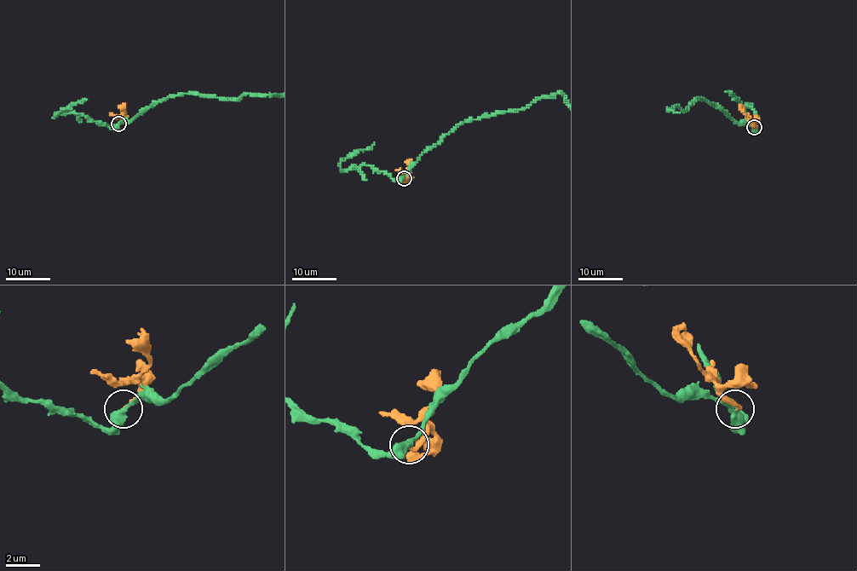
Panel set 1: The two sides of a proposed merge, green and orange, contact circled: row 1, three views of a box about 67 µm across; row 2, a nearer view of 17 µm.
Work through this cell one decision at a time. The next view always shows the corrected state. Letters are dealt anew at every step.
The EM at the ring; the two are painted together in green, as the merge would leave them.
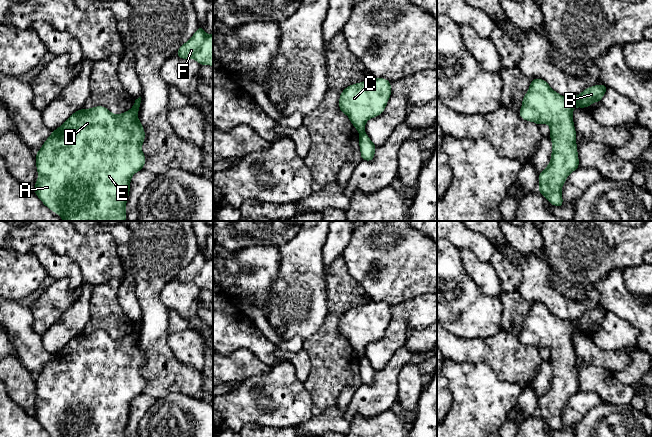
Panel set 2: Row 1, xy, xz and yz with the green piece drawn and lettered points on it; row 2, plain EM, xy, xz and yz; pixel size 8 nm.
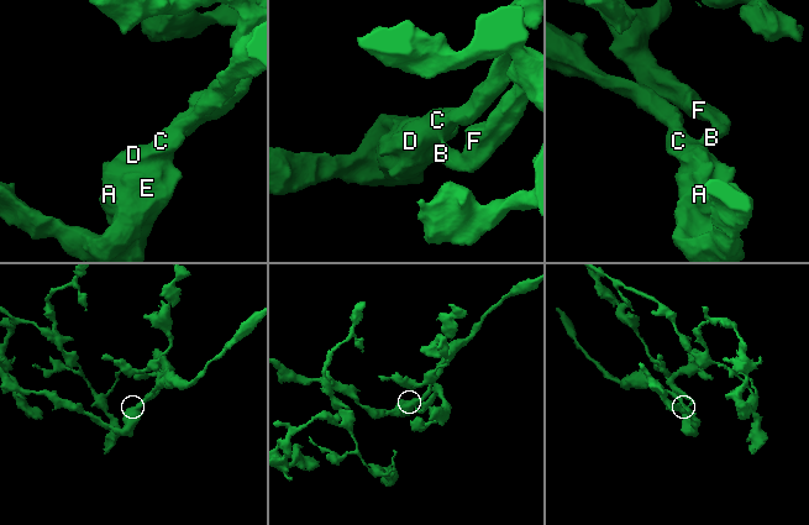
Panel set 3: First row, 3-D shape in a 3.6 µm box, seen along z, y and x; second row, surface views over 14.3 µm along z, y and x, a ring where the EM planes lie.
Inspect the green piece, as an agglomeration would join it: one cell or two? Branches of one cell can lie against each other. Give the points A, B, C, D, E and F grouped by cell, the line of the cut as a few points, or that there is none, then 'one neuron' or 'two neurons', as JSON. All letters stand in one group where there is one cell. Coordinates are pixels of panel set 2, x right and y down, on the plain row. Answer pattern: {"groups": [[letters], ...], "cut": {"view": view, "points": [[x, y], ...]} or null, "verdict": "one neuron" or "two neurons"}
{"groups": [["A", "C", "D", "E"], ["B", "F"]], "cut": {"view": "yz", "points": [[571, 323], [575, 330]]}, "verdict": "two neurons"}

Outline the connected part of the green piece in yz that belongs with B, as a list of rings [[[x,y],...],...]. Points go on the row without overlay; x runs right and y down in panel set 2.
[[[599,308],[586,312],[579,319],[575,320],[572,323],[574,330],[586,332],[592,329],[594,326],[600,326],[605,319],[607,312],[608,311],[604,308]]]

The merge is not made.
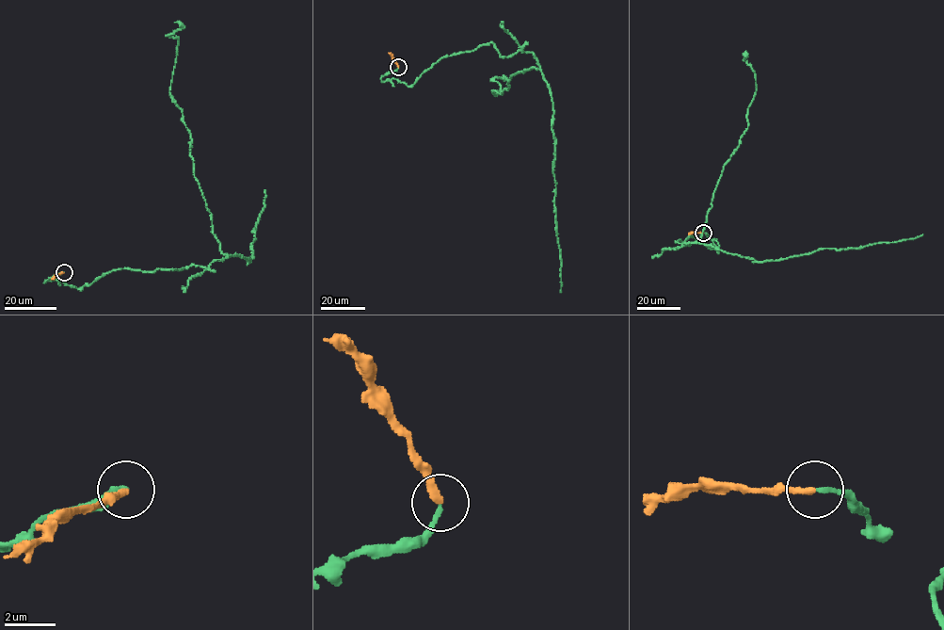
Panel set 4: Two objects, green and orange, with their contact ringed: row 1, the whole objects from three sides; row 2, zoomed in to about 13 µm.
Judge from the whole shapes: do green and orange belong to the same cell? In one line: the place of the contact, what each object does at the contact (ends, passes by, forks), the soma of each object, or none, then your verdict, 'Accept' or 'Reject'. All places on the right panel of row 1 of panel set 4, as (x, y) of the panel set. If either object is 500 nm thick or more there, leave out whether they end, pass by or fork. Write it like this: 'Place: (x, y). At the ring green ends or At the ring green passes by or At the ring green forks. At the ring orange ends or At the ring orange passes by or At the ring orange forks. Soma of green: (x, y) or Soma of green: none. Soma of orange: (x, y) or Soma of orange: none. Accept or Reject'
Place: (703, 233). At the ring green ends. At the ring orange ends. Soma of green: none. Soma of orange: none. Accept

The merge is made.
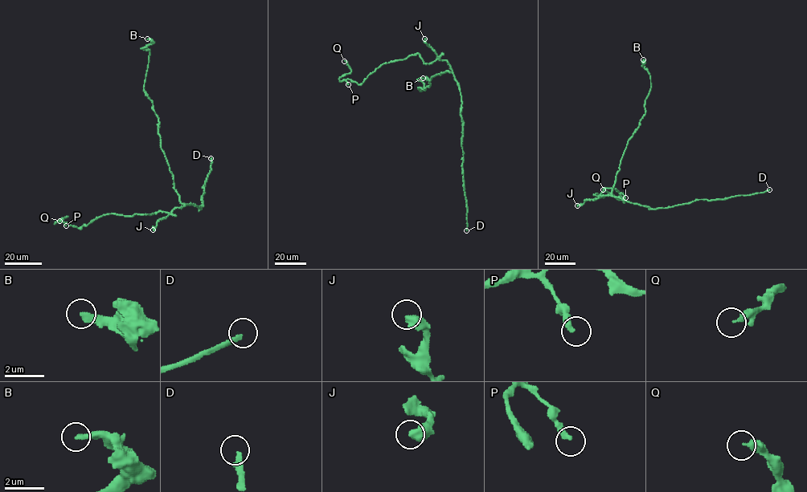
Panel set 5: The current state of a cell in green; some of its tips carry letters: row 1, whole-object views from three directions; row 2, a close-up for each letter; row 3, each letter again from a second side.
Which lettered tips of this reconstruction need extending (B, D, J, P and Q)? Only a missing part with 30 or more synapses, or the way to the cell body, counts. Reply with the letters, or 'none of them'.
D

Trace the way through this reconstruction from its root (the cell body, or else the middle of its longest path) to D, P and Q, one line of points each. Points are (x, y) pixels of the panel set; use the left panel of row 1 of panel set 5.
D: (186, 205), (193, 204), (199, 209), (202, 206), (203, 185), (210, 169), (210, 158)
P: (186, 205), (170, 213), (132, 217), (107, 213), (79, 228), (63, 221), (66, 225)
Q: (186, 205), (170, 213), (104, 214), (79, 228), (63, 221), (55, 224), (67, 216), (59, 221)

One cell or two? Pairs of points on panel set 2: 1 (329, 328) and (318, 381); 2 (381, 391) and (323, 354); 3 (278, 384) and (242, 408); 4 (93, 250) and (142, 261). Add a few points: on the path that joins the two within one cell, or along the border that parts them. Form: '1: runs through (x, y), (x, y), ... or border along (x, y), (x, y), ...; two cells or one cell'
1: runs through (328, 341), (328, 365), (326, 368); one cell
2: border along (360, 383), (357, 388); two cells
3: runs through (269, 393), (261, 399), (251, 401); one cell
4: border along (110, 234), (116, 245), (118, 257), (123, 264); two cells

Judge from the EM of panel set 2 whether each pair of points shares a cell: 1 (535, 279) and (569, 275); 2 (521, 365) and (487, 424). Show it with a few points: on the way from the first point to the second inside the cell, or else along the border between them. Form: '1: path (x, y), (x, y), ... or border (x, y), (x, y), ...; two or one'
1: border (547, 262), (551, 269), (550, 284), (564, 296); two
2: border (491, 369), (499, 379), (517, 382), (522, 387); two

